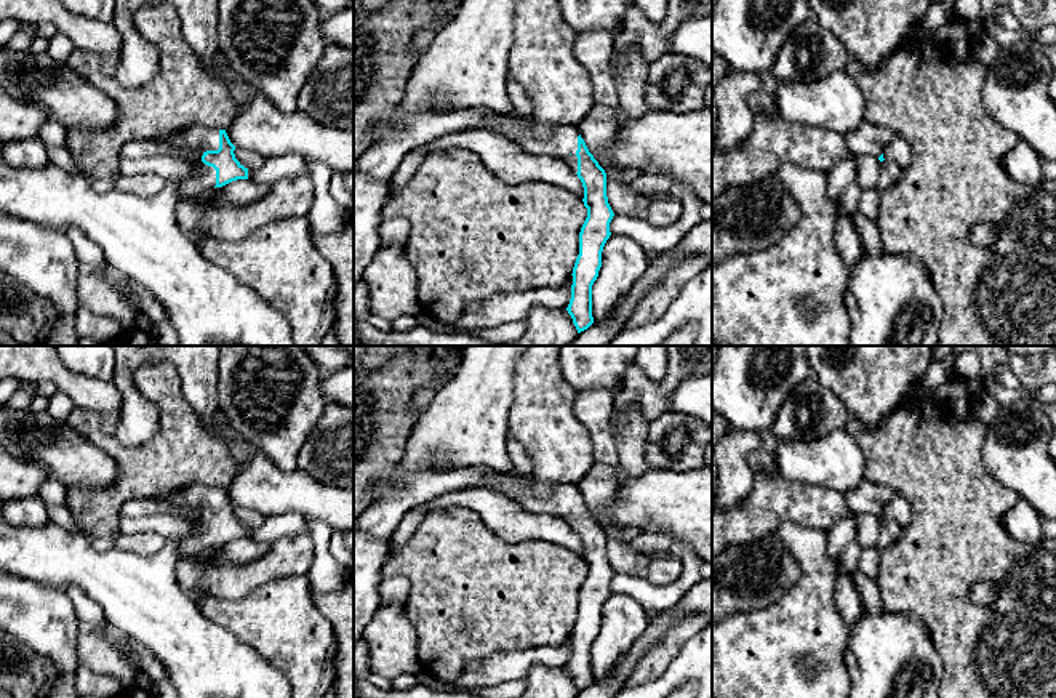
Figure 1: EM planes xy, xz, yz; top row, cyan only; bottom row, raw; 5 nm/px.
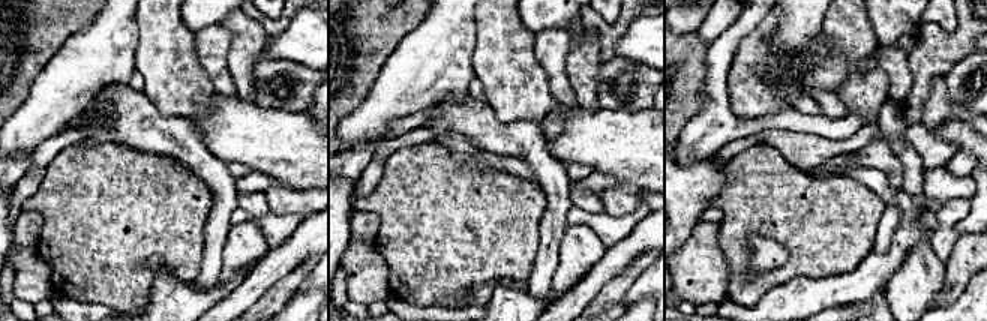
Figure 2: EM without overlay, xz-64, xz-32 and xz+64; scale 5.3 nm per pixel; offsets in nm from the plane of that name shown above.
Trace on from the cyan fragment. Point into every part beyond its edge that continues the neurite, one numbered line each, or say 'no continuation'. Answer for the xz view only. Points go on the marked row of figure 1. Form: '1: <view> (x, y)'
1: xz (562, 141)

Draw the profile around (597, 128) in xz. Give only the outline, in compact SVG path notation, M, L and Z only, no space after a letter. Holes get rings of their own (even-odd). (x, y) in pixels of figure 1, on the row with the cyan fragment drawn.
M595 102L578 125L589 152L606 173L606 197L614 215L645 218L645 205L627 192L616 179L619 166L606 157L606 149L616 136L619 110Z

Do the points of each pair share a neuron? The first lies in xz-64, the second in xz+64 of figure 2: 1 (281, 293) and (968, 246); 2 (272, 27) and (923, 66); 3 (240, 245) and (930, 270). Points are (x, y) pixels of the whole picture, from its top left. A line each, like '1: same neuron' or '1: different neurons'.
1: same neuron
2: same neuron
3: same neuron

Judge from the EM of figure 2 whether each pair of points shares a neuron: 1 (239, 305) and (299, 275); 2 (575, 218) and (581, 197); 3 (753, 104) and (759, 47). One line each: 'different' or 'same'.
1: different
2: different
3: same

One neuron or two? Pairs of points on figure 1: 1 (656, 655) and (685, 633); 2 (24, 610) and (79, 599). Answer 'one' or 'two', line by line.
1: one
2: two

